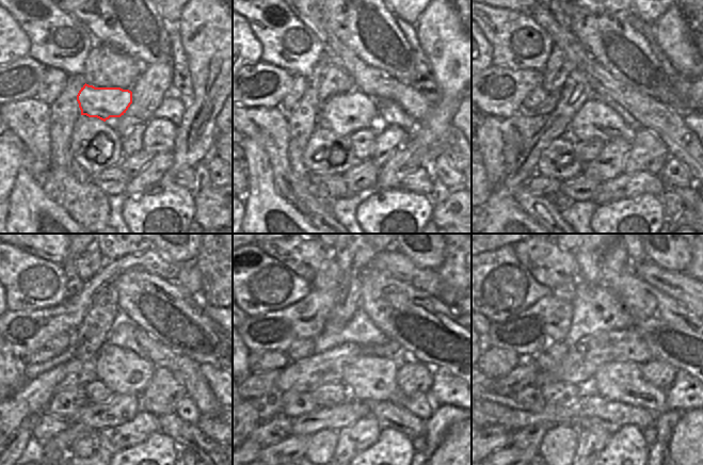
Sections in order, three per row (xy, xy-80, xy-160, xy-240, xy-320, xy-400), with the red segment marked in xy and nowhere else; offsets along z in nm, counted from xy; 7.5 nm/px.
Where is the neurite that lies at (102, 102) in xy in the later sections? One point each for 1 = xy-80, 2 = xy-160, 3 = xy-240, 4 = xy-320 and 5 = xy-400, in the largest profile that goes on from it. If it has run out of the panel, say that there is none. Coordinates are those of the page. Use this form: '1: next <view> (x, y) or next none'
1: next xy-80 (344, 113)
2: next xy-160 (595, 119)
3: next xy-240 (124, 372)
4: next xy-320 (370, 379)
5: next xy-400 (622, 382)

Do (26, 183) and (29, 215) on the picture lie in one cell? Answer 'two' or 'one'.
one

